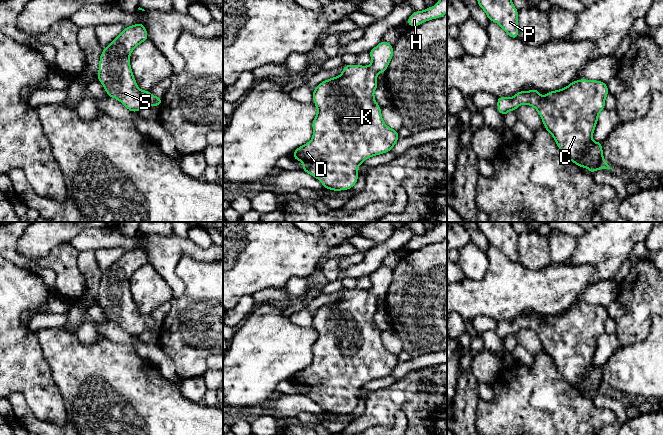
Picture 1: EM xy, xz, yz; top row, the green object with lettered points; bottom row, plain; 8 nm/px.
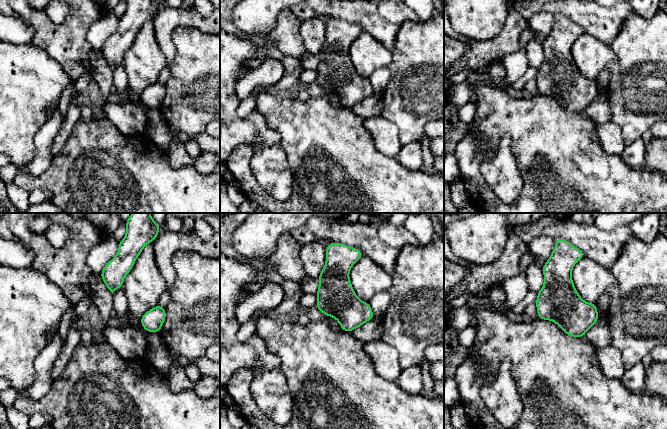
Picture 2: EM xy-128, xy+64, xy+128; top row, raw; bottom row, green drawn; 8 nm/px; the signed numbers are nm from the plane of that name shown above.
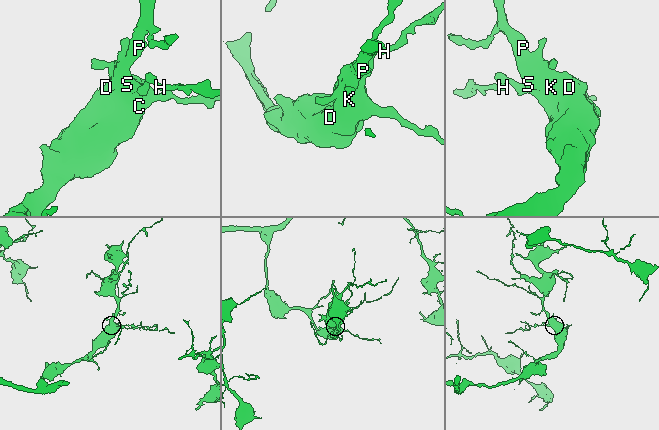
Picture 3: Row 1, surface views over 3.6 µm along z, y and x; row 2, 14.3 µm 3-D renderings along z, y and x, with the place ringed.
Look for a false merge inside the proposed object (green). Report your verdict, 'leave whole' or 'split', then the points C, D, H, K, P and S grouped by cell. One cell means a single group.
leave whole; groups C D H K P S

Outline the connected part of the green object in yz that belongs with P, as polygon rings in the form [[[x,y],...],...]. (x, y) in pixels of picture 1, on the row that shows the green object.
[[[477,0],[489,20],[499,24],[513,39],[518,37],[518,10],[511,0]]]

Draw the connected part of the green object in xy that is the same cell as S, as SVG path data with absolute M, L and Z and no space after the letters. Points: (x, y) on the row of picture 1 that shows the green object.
M143 24L126 27L101 53L97 79L109 97L119 100L128 110L138 112L145 106L161 106L162 98L140 90L130 66L131 52L148 34Z

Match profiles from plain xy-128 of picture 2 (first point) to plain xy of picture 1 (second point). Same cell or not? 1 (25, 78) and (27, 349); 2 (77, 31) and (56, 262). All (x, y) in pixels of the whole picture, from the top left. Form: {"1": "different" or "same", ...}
{"1": "same", "2": "same"}

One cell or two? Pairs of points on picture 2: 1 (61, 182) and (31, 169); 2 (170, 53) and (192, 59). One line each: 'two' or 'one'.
1: two
2: two

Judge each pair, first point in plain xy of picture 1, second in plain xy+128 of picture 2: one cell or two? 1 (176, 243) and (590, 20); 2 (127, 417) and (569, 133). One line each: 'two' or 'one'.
1: one
2: one

